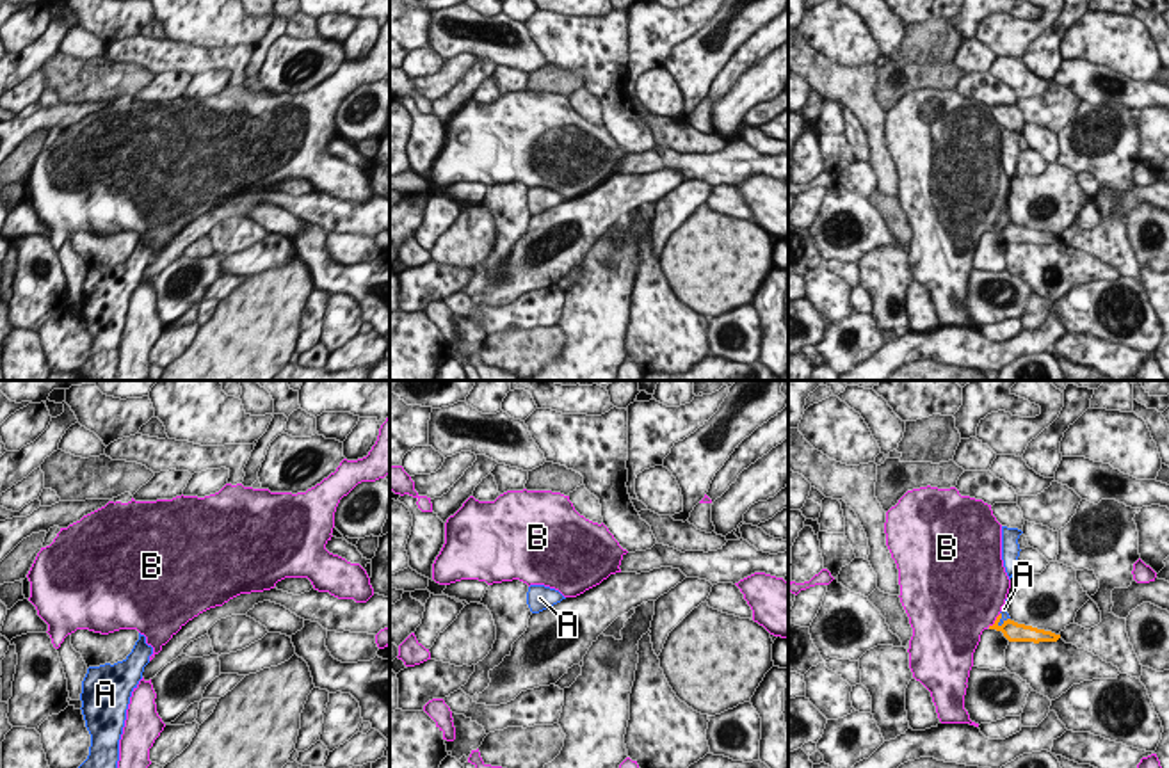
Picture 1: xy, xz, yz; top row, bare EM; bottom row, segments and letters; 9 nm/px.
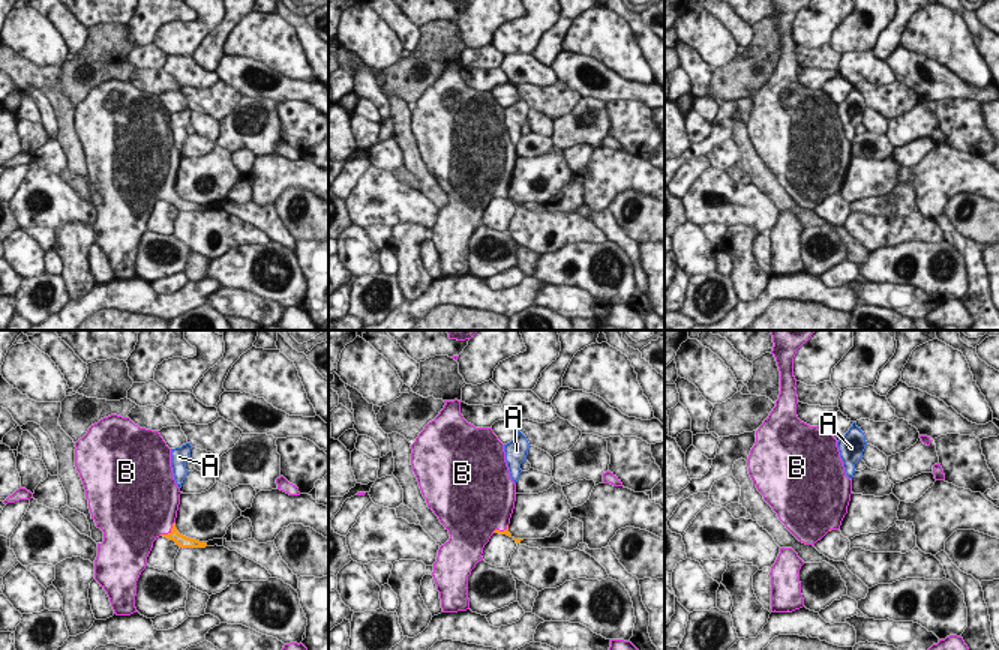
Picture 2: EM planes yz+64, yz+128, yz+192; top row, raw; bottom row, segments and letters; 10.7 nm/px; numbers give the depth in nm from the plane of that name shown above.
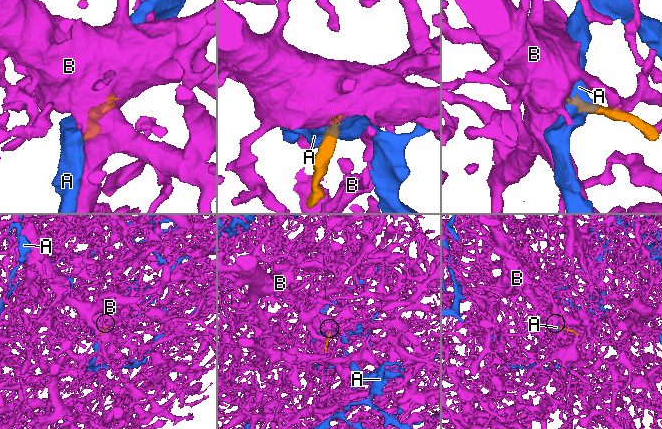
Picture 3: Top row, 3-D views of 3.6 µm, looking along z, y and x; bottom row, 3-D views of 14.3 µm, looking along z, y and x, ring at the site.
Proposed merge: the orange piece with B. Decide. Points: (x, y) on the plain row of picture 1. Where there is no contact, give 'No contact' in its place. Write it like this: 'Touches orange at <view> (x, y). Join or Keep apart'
Touches orange at yz (995, 223). Join

